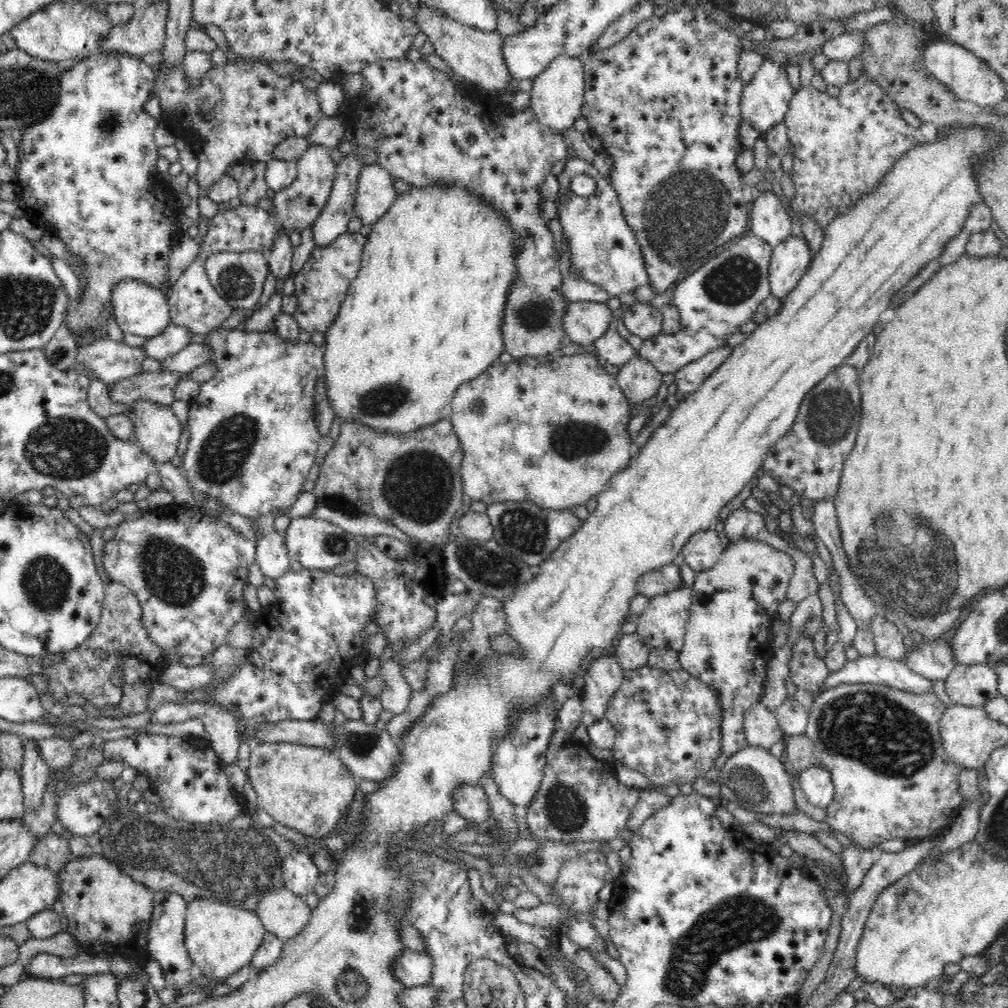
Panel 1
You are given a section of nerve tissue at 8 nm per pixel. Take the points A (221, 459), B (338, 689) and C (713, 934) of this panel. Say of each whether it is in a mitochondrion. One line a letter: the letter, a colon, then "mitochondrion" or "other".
A: mitochondrion
B: other
C: mitochondrion

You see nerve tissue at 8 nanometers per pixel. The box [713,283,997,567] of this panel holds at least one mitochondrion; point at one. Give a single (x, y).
(829, 416)

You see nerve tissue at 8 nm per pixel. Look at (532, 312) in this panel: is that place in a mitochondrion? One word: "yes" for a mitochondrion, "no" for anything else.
yes

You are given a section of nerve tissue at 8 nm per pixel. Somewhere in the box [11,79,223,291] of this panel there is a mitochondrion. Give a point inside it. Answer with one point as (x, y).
(108, 124)

